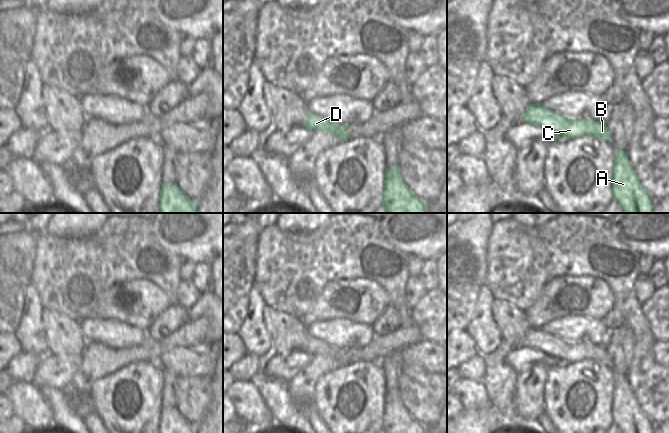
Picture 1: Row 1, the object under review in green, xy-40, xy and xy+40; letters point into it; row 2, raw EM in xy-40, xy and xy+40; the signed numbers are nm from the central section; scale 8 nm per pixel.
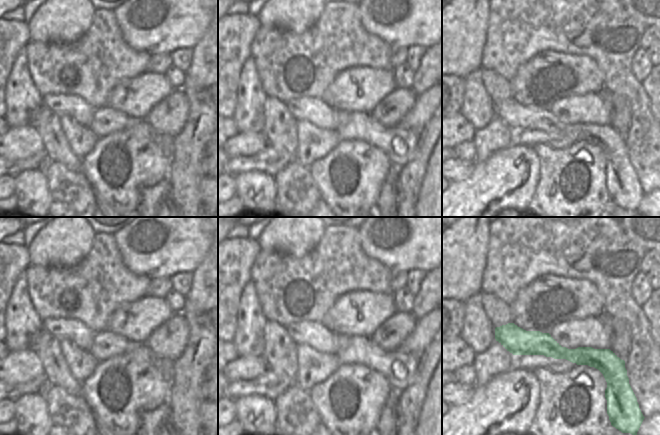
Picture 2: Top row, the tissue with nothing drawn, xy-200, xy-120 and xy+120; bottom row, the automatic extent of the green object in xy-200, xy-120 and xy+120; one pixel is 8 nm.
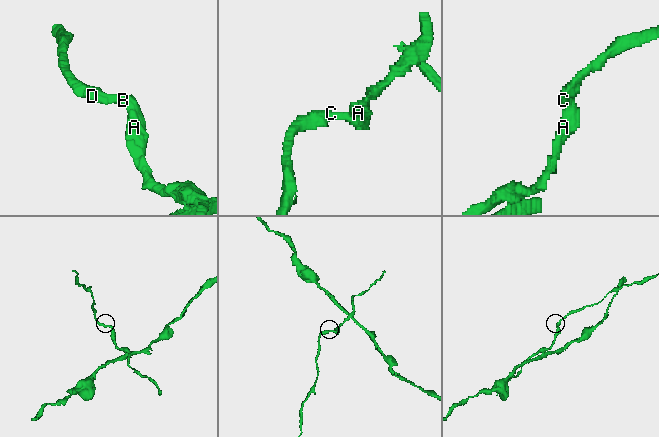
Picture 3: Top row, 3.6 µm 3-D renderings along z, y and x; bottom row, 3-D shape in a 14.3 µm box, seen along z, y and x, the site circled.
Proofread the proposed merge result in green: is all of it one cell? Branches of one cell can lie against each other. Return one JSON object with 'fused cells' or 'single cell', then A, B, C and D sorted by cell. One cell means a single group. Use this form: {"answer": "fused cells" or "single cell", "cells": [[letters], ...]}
{"answer": "fused cells", "cells": [["A", "B", "C"], ["D"]]}

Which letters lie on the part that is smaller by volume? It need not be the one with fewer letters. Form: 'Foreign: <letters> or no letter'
Foreign: A, B, C

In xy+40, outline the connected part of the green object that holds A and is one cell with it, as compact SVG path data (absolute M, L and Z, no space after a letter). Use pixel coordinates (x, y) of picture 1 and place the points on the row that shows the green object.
M614 151L612 199L624 213L652 213L654 200L640 184L626 151Z

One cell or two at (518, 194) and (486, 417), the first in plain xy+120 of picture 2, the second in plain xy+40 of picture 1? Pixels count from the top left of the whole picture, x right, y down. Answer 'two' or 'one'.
one

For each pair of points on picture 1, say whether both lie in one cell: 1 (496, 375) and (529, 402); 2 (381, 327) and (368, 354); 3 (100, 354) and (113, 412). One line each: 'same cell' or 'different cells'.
1: different cells
2: different cells
3: different cells

